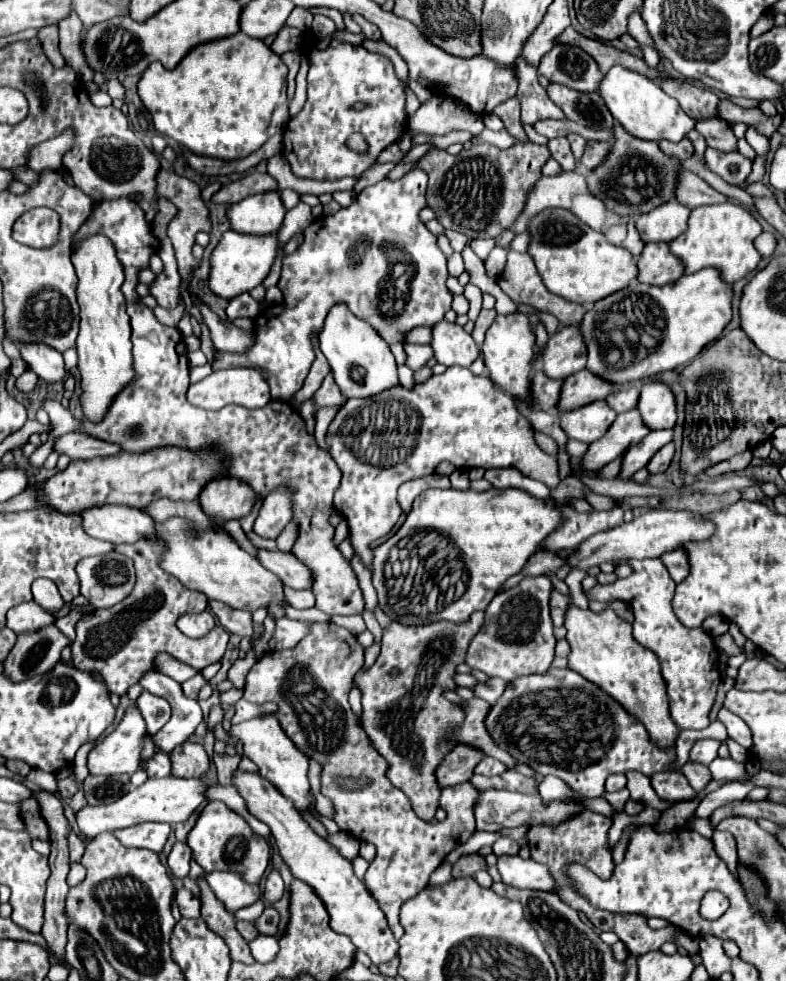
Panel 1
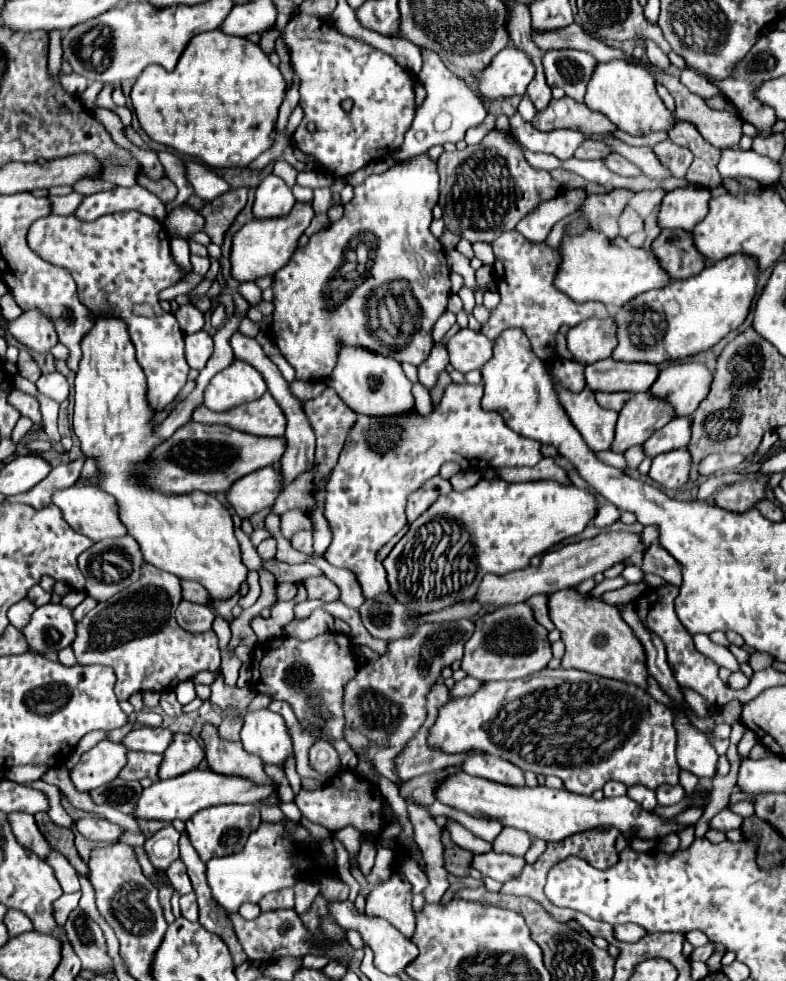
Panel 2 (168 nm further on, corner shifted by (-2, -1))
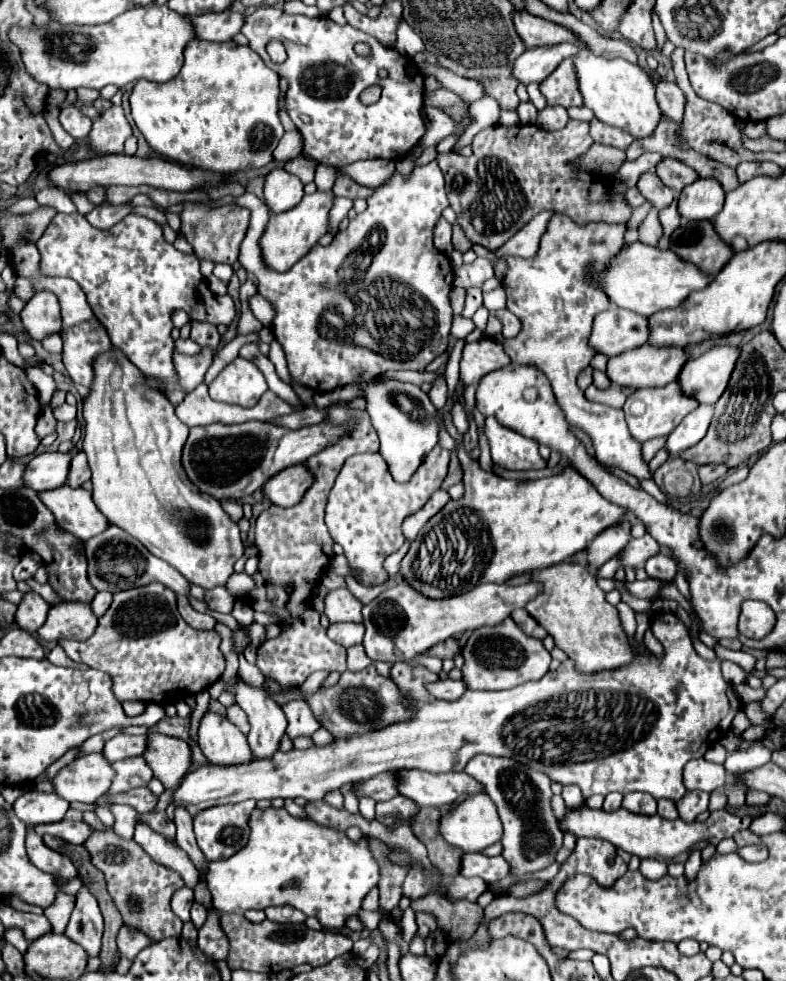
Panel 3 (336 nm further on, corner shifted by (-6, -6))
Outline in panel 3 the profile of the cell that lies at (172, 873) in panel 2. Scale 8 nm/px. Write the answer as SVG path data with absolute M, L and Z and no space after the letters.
M187 885L181 887L181 889L177 889L177 893L171 899L171 907L181 917L181 921L187 921L189 919L191 903L193 903L193 889L187 887Z

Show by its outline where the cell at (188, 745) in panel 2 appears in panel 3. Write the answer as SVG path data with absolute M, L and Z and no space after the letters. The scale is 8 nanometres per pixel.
M151 733L149 749L143 755L149 761L155 777L165 785L165 789L173 789L179 781L189 773L191 767L191 745L183 739Z

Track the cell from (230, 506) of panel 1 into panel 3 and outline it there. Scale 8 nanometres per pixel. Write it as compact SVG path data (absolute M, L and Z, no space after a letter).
M297 463L297 465L291 465L287 469L283 469L281 473L275 473L275 477L265 481L261 491L263 491L263 497L271 505L293 507L301 501L305 489L309 485L311 485L309 471L305 469L305 465Z

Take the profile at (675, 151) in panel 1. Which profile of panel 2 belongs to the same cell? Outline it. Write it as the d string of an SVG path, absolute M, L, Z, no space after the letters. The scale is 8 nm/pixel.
M665 140L661 144L657 144L653 148L657 160L661 160L661 164L665 164L671 174L675 178L685 178L691 162L693 162L693 154L687 148L681 148L677 144L673 144L671 140Z

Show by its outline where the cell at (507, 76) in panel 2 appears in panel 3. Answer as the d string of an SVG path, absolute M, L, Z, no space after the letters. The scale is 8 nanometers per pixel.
M569 43L553 45L553 47L533 47L527 49L521 57L515 59L513 63L513 77L523 83L541 83L551 71L565 59L565 57L575 57L581 49Z

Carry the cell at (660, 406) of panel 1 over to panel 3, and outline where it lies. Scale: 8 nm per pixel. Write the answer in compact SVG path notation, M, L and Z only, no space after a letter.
M721 345L687 361L677 377L683 395L693 397L699 405L713 405L725 391L737 353L737 347Z

